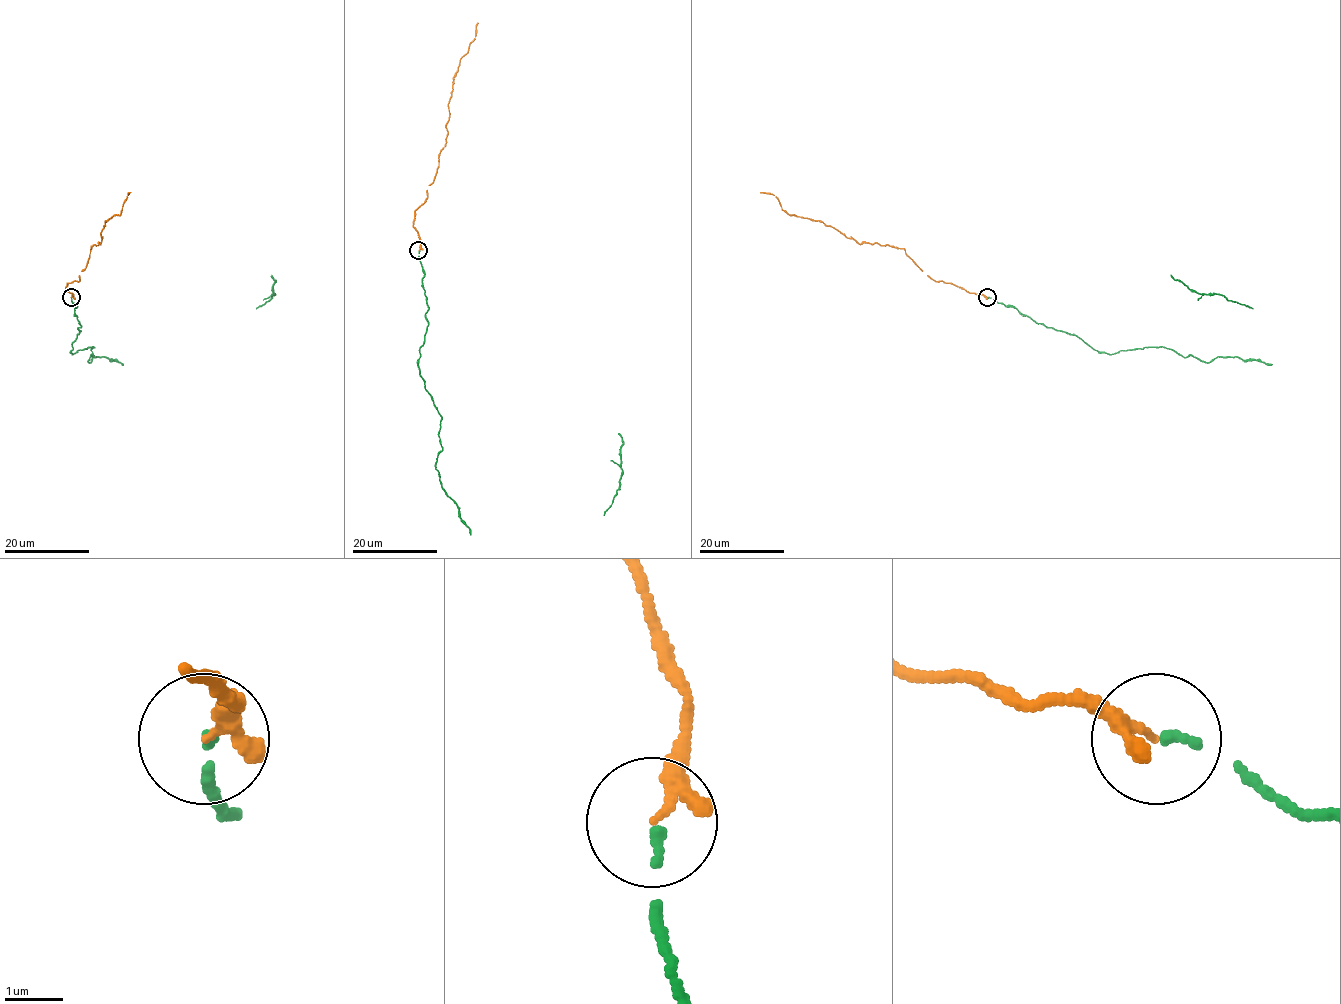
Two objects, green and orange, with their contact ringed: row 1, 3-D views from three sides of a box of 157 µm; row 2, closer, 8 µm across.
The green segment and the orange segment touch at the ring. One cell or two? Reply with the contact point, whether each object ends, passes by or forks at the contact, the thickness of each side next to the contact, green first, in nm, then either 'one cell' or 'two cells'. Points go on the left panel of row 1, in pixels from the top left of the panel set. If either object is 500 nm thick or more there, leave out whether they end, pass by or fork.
at (71, 297); green ends there; orange passes by; 150 nm thick on the green side, 160 nm on the other; one cell

